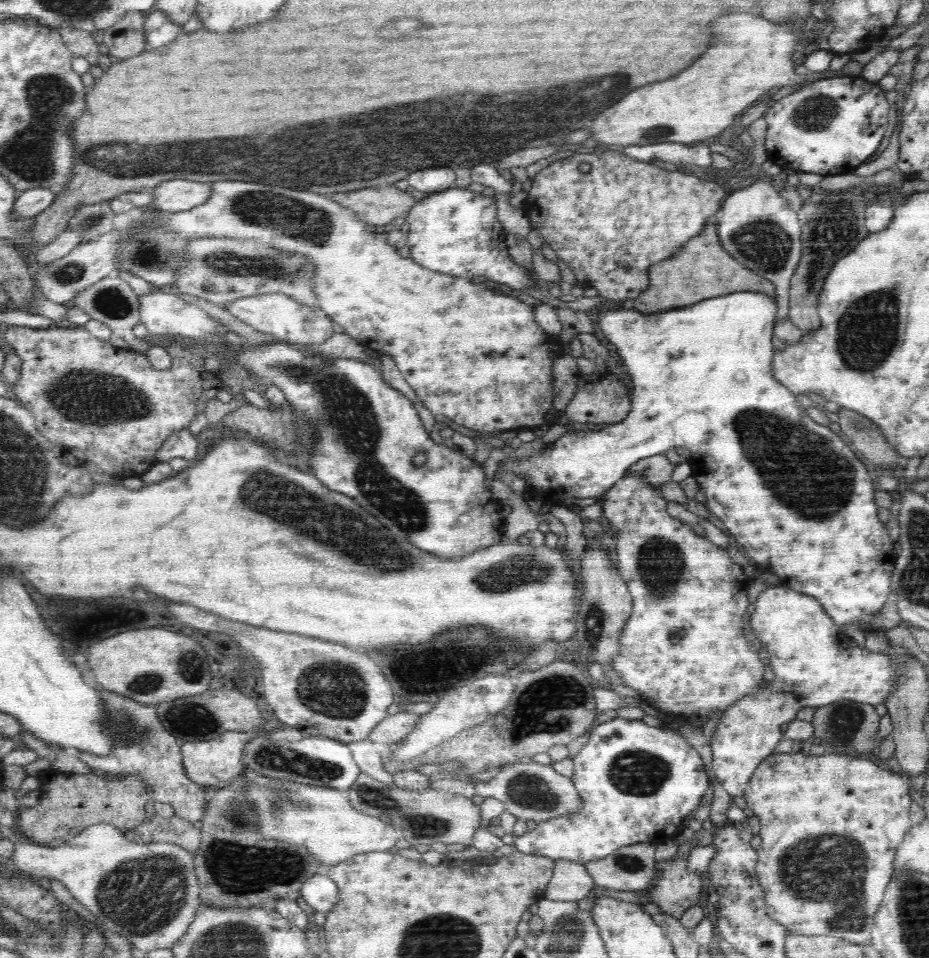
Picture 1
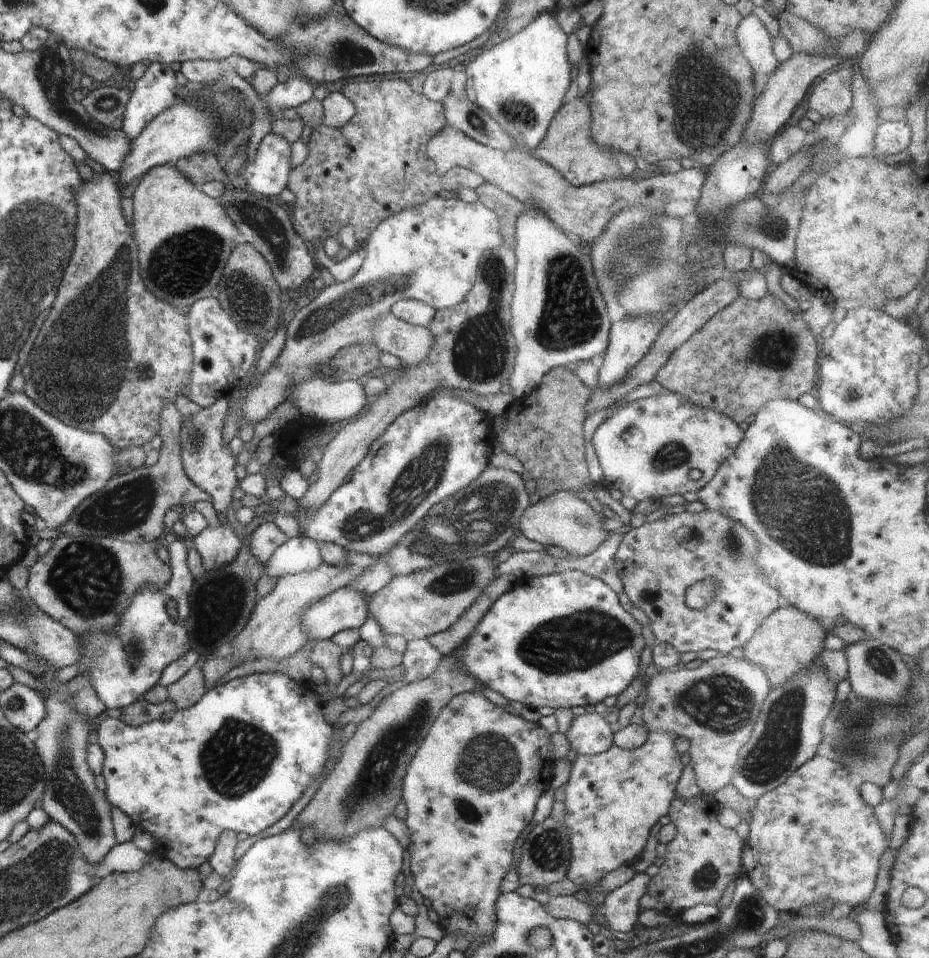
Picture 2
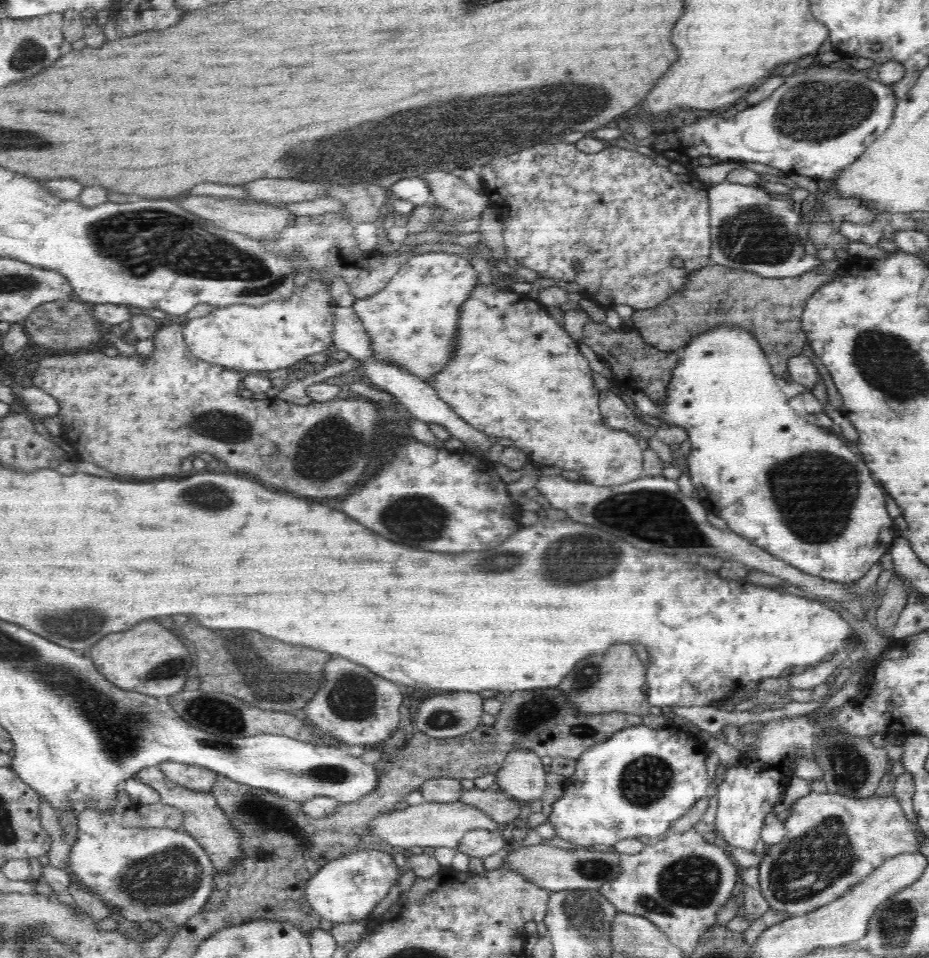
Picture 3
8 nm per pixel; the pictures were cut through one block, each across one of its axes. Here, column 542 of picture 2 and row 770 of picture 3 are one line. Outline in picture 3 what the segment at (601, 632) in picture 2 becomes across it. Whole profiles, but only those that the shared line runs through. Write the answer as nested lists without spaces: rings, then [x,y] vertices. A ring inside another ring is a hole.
[[[639,724],[623,728],[617,733],[612,734],[608,740],[588,748],[588,750],[584,751],[584,754],[577,759],[576,771],[566,778],[564,794],[552,804],[552,811],[547,817],[548,822],[554,827],[554,832],[556,832],[555,836],[563,838],[572,844],[579,845],[580,848],[610,849],[618,840],[624,840],[624,838],[638,838],[638,836],[660,836],[661,838],[662,834],[667,835],[669,833],[670,824],[672,824],[674,820],[678,820],[678,818],[684,816],[684,814],[694,806],[697,800],[706,796],[708,788],[711,786],[705,762],[707,756],[708,751],[701,745],[699,739],[674,726],[652,729],[645,724]]]

